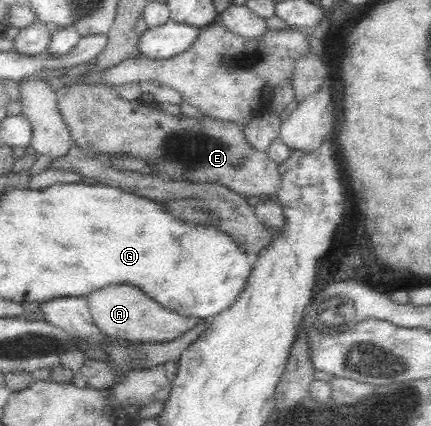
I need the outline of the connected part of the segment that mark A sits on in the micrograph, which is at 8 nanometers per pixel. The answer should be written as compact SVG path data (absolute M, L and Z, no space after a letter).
M110 284L85 297L94 323L113 339L165 343L180 338L204 321L196 316L184 316L176 310L164 307L154 297L134 284Z

